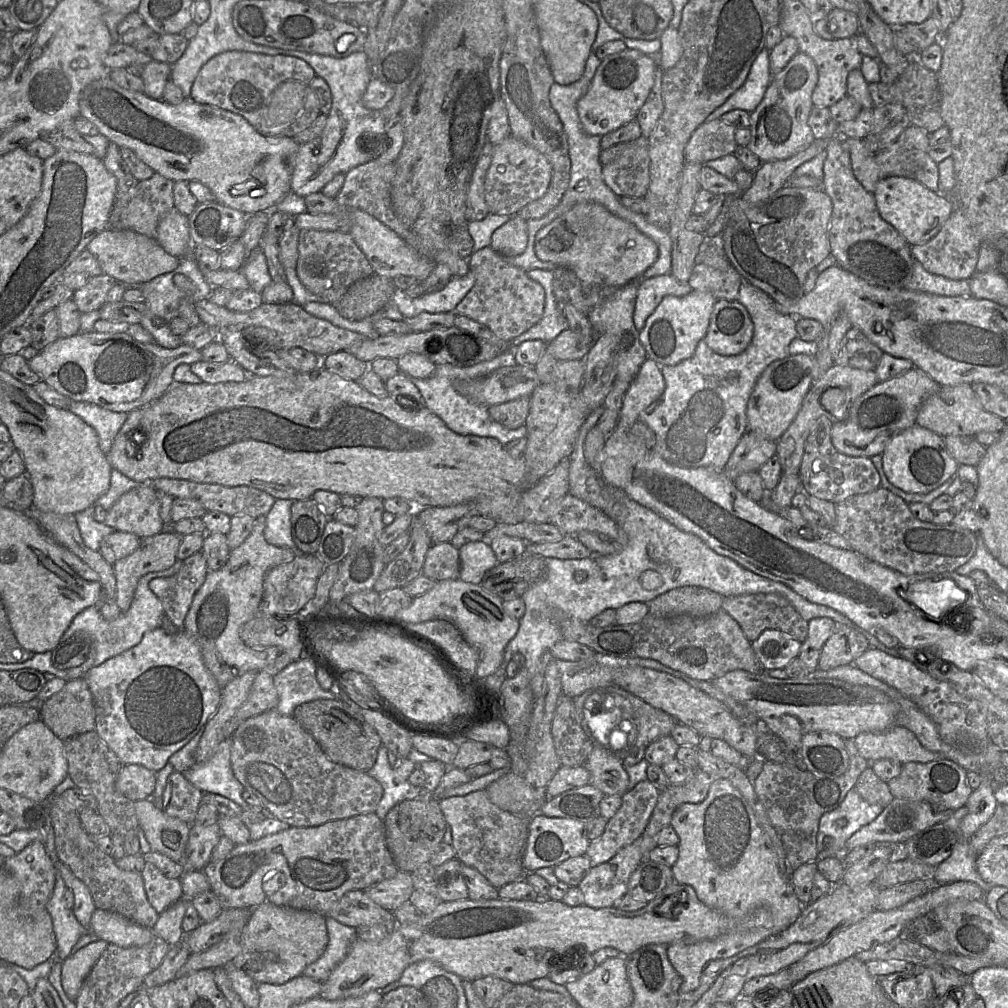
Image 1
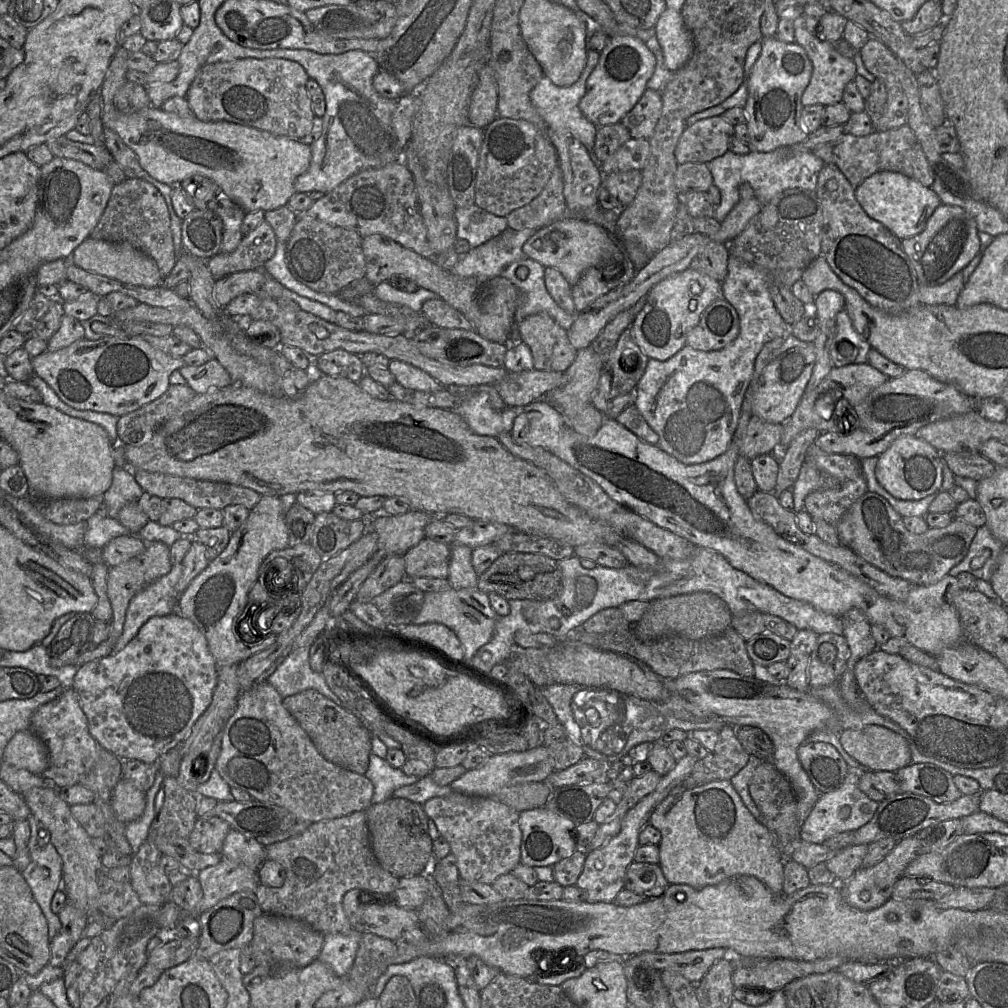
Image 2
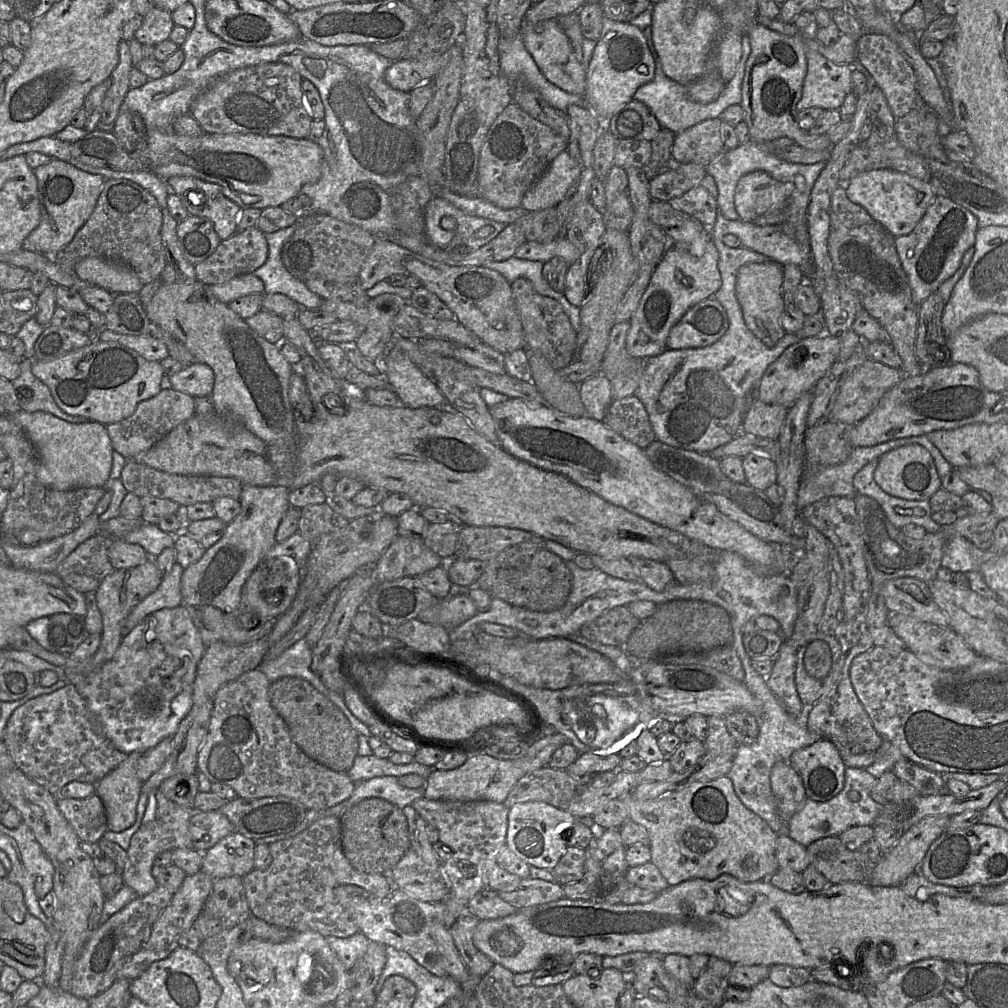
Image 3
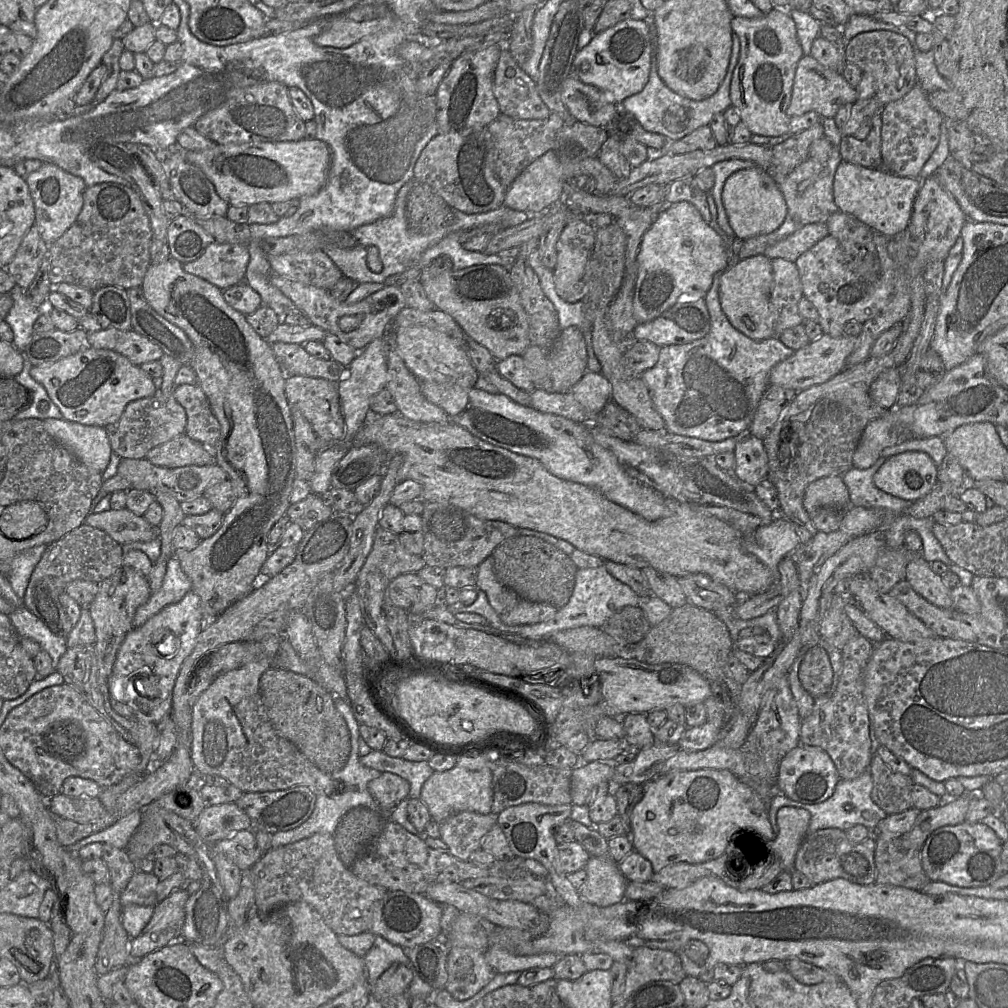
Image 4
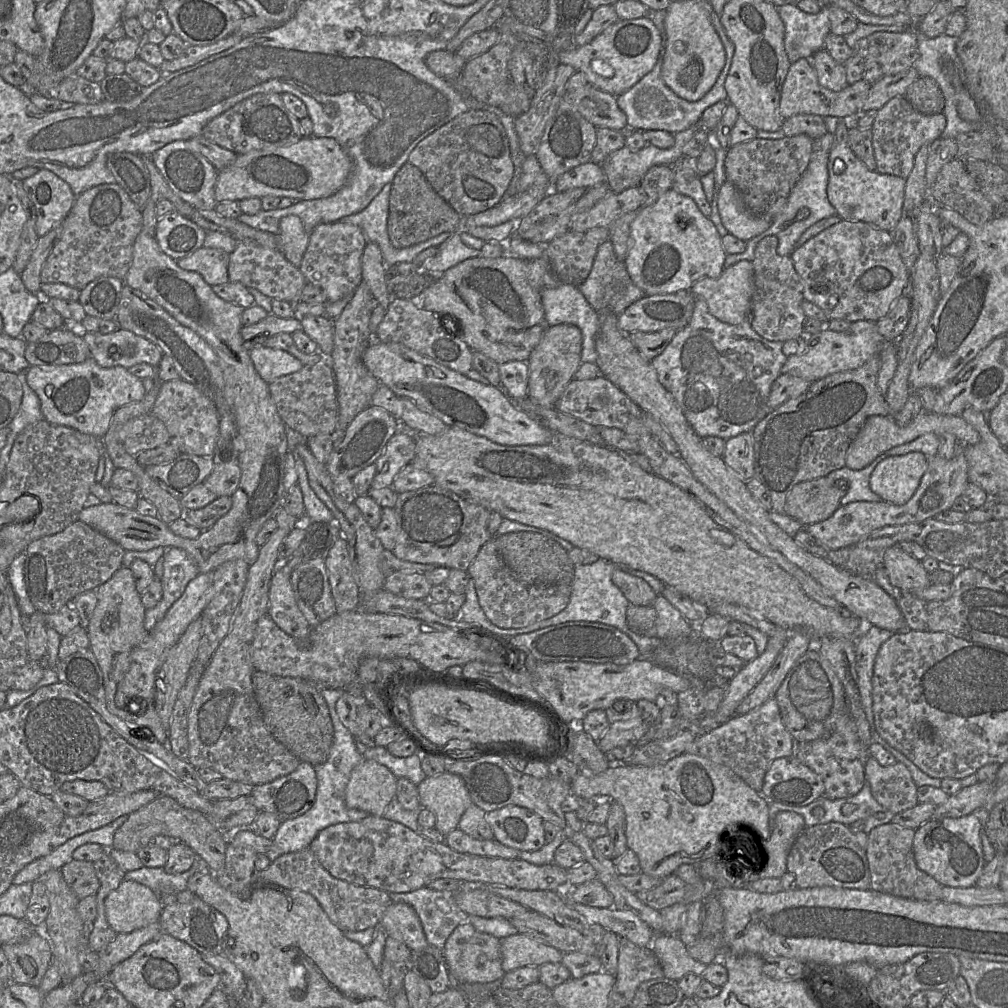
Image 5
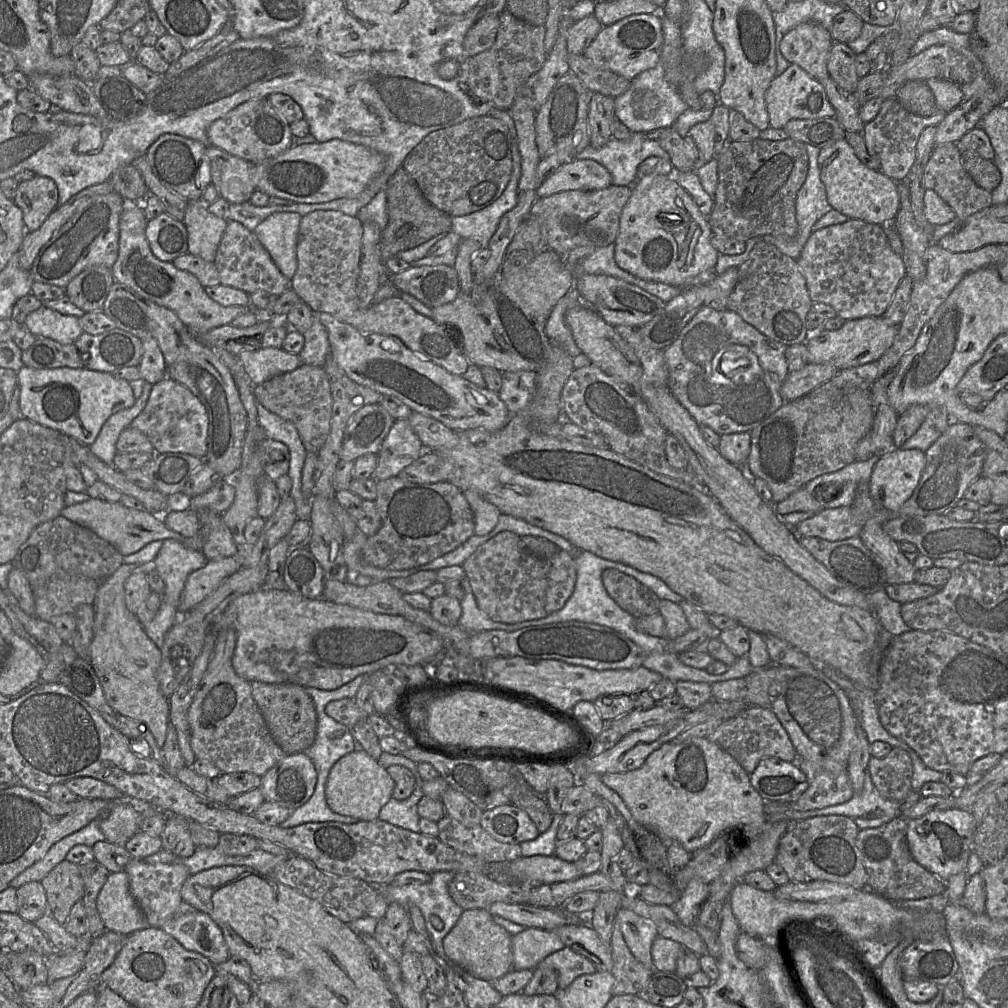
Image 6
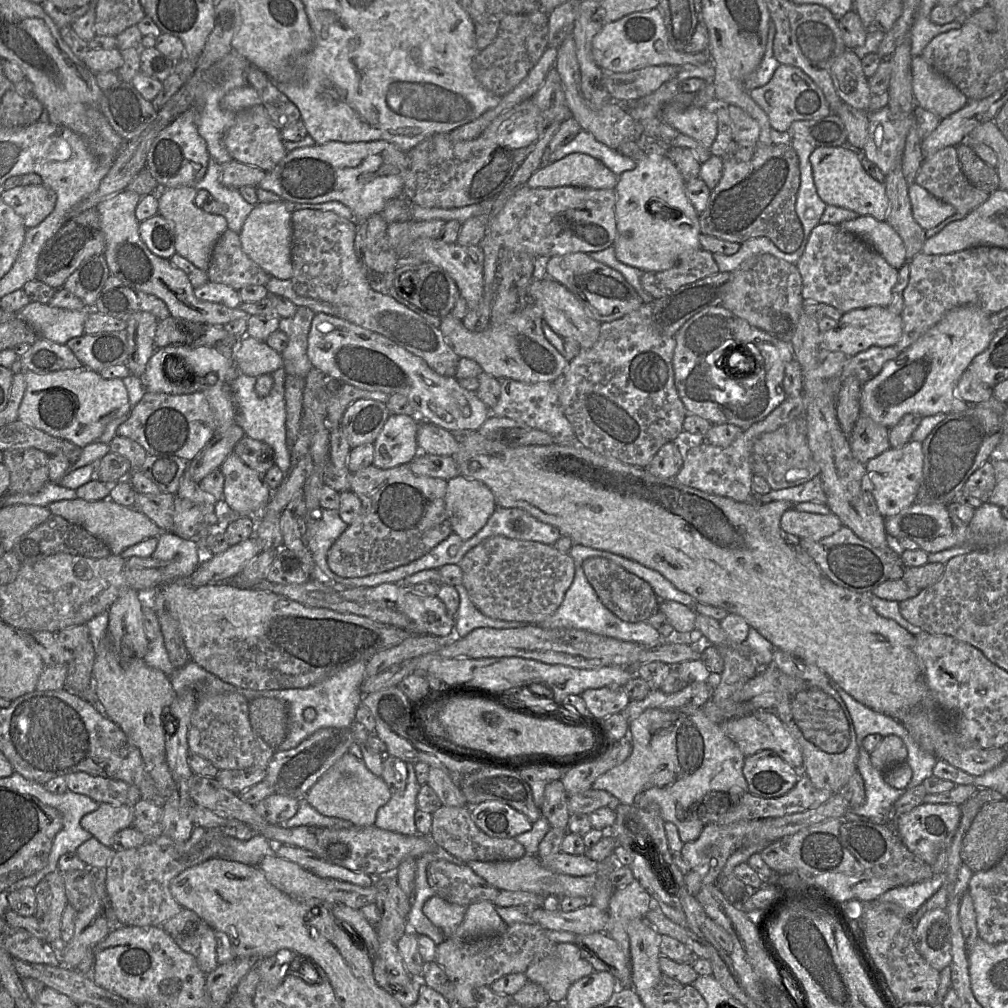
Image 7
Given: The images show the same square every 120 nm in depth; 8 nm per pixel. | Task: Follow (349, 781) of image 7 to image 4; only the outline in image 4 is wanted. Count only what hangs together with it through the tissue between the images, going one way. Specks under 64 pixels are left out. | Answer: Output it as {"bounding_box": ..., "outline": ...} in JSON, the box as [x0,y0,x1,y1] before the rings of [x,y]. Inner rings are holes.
{"bounding_box":[368,772,410,811],"outline":[[[381,772],[381,775],[368,784],[368,790],[373,798],[386,811],[393,810],[402,800],[409,798],[410,784],[407,780],[397,774]]]}

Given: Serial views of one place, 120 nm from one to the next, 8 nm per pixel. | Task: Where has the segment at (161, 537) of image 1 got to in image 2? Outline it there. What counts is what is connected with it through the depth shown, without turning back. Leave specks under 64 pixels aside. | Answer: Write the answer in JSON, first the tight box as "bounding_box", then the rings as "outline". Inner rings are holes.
{"bounding_box":[76,541,170,666],"outline":[[[161,541],[146,543],[145,550],[138,556],[114,567],[109,568],[107,575],[107,594],[112,608],[111,628],[108,638],[97,646],[85,651],[77,659],[76,666],[95,661],[113,653],[113,648],[122,634],[126,611],[132,598],[149,584],[170,572],[170,547]]]}

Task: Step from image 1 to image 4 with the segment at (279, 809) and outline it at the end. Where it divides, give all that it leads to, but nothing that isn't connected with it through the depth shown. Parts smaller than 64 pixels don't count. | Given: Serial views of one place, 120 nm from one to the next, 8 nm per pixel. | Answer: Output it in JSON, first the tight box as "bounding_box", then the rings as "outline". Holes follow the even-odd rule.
{"bounding_box":[191,636,339,796],"outline":[[[269,636],[264,638],[260,643],[262,645],[262,652],[259,658],[255,659],[252,662],[245,664],[244,666],[222,673],[215,678],[212,684],[207,688],[197,699],[192,707],[192,746],[191,746],[191,758],[195,769],[203,777],[206,775],[217,775],[226,778],[230,784],[236,786],[244,793],[249,792],[268,792],[268,791],[277,791],[285,790],[293,786],[306,786],[311,789],[317,796],[321,794],[331,795],[334,792],[337,792],[339,787],[339,782],[336,782],[332,777],[331,773],[326,773],[321,771],[313,763],[311,763],[300,751],[299,749],[291,743],[289,740],[280,736],[274,729],[267,710],[263,704],[261,693],[260,693],[260,678],[262,674],[274,665],[274,659],[277,655],[283,636]]]}

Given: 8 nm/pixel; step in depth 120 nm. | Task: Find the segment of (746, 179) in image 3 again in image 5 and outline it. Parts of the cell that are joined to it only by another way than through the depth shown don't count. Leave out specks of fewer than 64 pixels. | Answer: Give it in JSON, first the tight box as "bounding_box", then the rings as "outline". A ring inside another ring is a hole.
{"bounding_box":[717,180,772,241],"outline":[[[725,180],[718,191],[717,207],[728,233],[744,241],[764,232],[772,223],[771,218],[752,213],[737,188],[728,180]]]}

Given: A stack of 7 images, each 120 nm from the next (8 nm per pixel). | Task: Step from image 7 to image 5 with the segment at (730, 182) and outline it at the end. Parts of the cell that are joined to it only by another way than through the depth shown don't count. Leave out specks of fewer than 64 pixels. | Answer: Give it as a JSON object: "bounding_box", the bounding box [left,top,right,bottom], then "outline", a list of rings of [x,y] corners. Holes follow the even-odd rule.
{"bounding_box":[724,134,813,220],"outline":[[[805,134],[782,139],[754,138],[738,143],[727,149],[724,164],[726,180],[737,188],[752,213],[773,220],[806,170],[812,151],[813,139]]]}

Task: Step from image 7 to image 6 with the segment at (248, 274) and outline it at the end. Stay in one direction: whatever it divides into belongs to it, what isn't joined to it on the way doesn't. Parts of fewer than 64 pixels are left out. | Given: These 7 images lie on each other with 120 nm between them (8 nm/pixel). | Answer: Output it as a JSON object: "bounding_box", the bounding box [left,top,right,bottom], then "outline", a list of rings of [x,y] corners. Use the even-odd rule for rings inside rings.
{"bounding_box":[214,221,290,296],"outline":[[[228,221],[214,264],[219,272],[220,284],[248,294],[262,290],[279,296],[290,289],[290,279],[281,273],[254,232],[237,221]]]}

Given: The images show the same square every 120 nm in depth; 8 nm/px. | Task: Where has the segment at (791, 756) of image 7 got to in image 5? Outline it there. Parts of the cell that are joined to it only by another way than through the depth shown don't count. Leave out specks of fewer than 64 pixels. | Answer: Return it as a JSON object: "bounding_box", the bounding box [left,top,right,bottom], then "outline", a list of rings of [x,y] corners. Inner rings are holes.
{"bounding_box":[684,697,793,792],"outline":[[[774,697],[708,732],[697,735],[684,753],[698,755],[732,770],[752,789],[761,792],[767,770],[775,759],[793,755],[793,737],[784,726]]]}

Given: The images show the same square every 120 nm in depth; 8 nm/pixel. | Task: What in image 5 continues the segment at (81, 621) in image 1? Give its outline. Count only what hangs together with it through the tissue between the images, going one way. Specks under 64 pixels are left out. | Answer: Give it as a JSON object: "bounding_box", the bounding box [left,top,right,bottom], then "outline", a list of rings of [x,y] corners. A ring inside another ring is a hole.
{"bounding_box":[144,548,199,632],"outline":[[[166,548],[163,559],[163,595],[155,607],[145,611],[144,627],[147,632],[164,618],[170,607],[182,596],[188,583],[199,574],[193,559],[182,549]]]}

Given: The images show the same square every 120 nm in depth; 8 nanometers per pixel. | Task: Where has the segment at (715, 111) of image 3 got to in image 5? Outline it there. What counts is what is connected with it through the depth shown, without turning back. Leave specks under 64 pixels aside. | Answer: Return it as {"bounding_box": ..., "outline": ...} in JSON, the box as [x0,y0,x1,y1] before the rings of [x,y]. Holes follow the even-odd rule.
{"bounding_box":[616,10,735,133],"outline":[[[666,10],[650,11],[646,17],[649,18],[657,27],[663,37],[663,44],[657,62],[652,70],[647,73],[640,81],[626,92],[616,96],[619,108],[625,113],[628,127],[631,130],[664,130],[670,133],[677,133],[697,124],[703,112],[708,107],[719,101],[727,101],[727,93],[724,87],[725,80],[731,67],[735,46],[727,36],[723,25],[720,22],[720,15],[714,10],[711,13],[711,22],[725,49],[725,65],[719,74],[713,87],[700,100],[689,102],[677,96],[662,80],[661,67],[665,52],[665,29],[664,20]]]}

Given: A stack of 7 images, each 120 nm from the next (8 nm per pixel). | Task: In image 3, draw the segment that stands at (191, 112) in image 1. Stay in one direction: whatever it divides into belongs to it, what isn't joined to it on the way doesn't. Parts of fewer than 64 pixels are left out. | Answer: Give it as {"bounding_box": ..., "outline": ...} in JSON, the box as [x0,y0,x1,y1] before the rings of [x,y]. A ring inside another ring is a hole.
{"bounding_box":[145,128,323,209],"outline":[[[146,128],[145,144],[156,176],[163,180],[173,176],[192,176],[215,183],[242,209],[281,206],[297,196],[305,184],[319,179],[323,162],[323,151],[317,141],[283,135],[204,132],[198,136],[184,136],[173,131]]]}

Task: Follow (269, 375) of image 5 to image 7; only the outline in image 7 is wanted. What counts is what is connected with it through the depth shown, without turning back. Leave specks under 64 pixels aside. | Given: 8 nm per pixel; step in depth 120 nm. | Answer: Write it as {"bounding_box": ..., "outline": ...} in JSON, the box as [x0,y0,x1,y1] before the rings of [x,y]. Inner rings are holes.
{"bounding_box":[235,335,284,378],"outline":[[[249,335],[235,345],[235,363],[240,373],[256,378],[284,367],[282,353]]]}

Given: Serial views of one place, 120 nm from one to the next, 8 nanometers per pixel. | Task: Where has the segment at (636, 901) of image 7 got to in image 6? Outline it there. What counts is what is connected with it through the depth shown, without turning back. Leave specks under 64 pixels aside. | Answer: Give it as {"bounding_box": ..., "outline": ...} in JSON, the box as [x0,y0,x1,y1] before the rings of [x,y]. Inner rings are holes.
{"bounding_box":[611,921,653,995],"outline":[[[614,921],[611,936],[614,976],[612,995],[637,995],[646,985],[653,971],[646,968],[630,951],[624,941],[619,923]]]}

